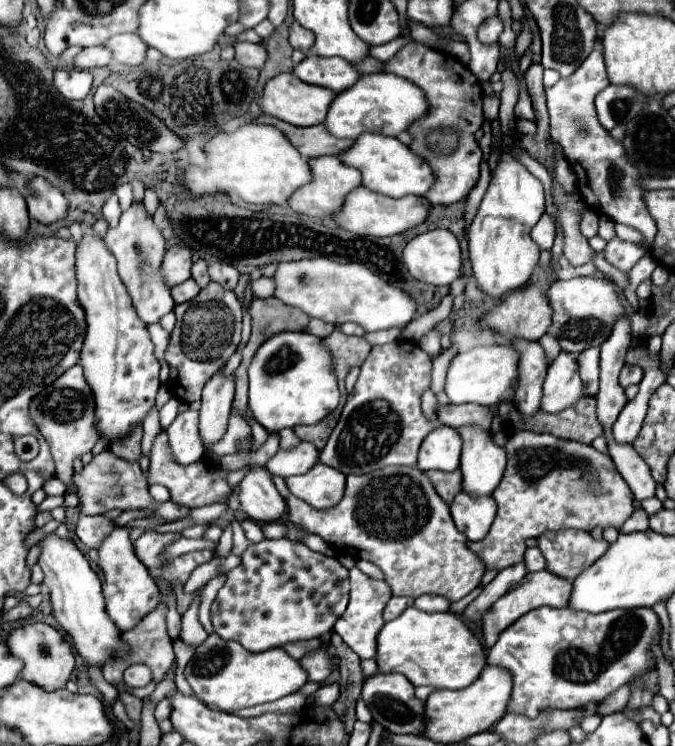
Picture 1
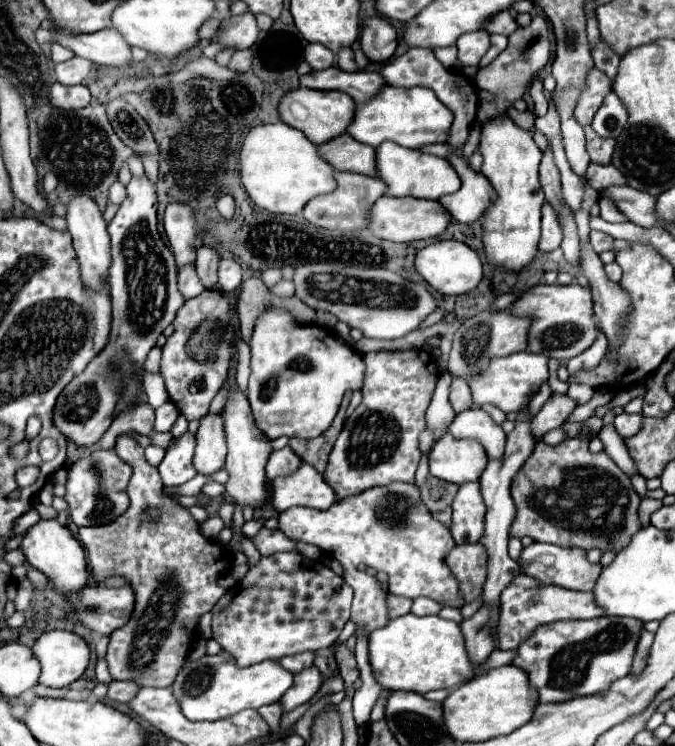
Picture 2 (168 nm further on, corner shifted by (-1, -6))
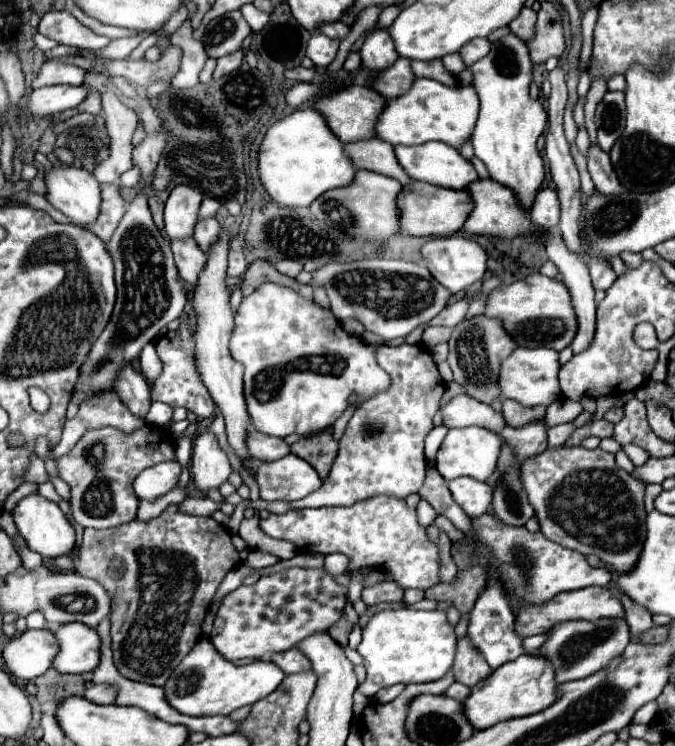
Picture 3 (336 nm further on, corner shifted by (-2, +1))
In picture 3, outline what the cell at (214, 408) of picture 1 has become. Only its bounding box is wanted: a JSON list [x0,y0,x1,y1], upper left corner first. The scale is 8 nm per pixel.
[190,432,232,492]

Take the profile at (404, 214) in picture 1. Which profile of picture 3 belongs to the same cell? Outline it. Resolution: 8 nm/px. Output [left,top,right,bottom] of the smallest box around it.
[400,182,474,236]

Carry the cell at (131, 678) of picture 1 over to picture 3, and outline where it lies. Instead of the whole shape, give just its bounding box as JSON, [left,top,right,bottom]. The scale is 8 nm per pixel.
[84,684,116,704]

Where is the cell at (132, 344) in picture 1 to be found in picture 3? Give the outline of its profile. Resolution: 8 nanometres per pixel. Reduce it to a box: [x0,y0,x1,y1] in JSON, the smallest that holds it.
[44,166,100,224]

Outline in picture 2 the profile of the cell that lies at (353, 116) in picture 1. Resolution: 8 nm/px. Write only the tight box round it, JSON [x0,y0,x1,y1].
[347,85,453,149]

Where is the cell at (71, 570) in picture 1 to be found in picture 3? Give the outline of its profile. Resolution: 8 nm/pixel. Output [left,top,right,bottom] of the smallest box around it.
[12,492,76,558]

